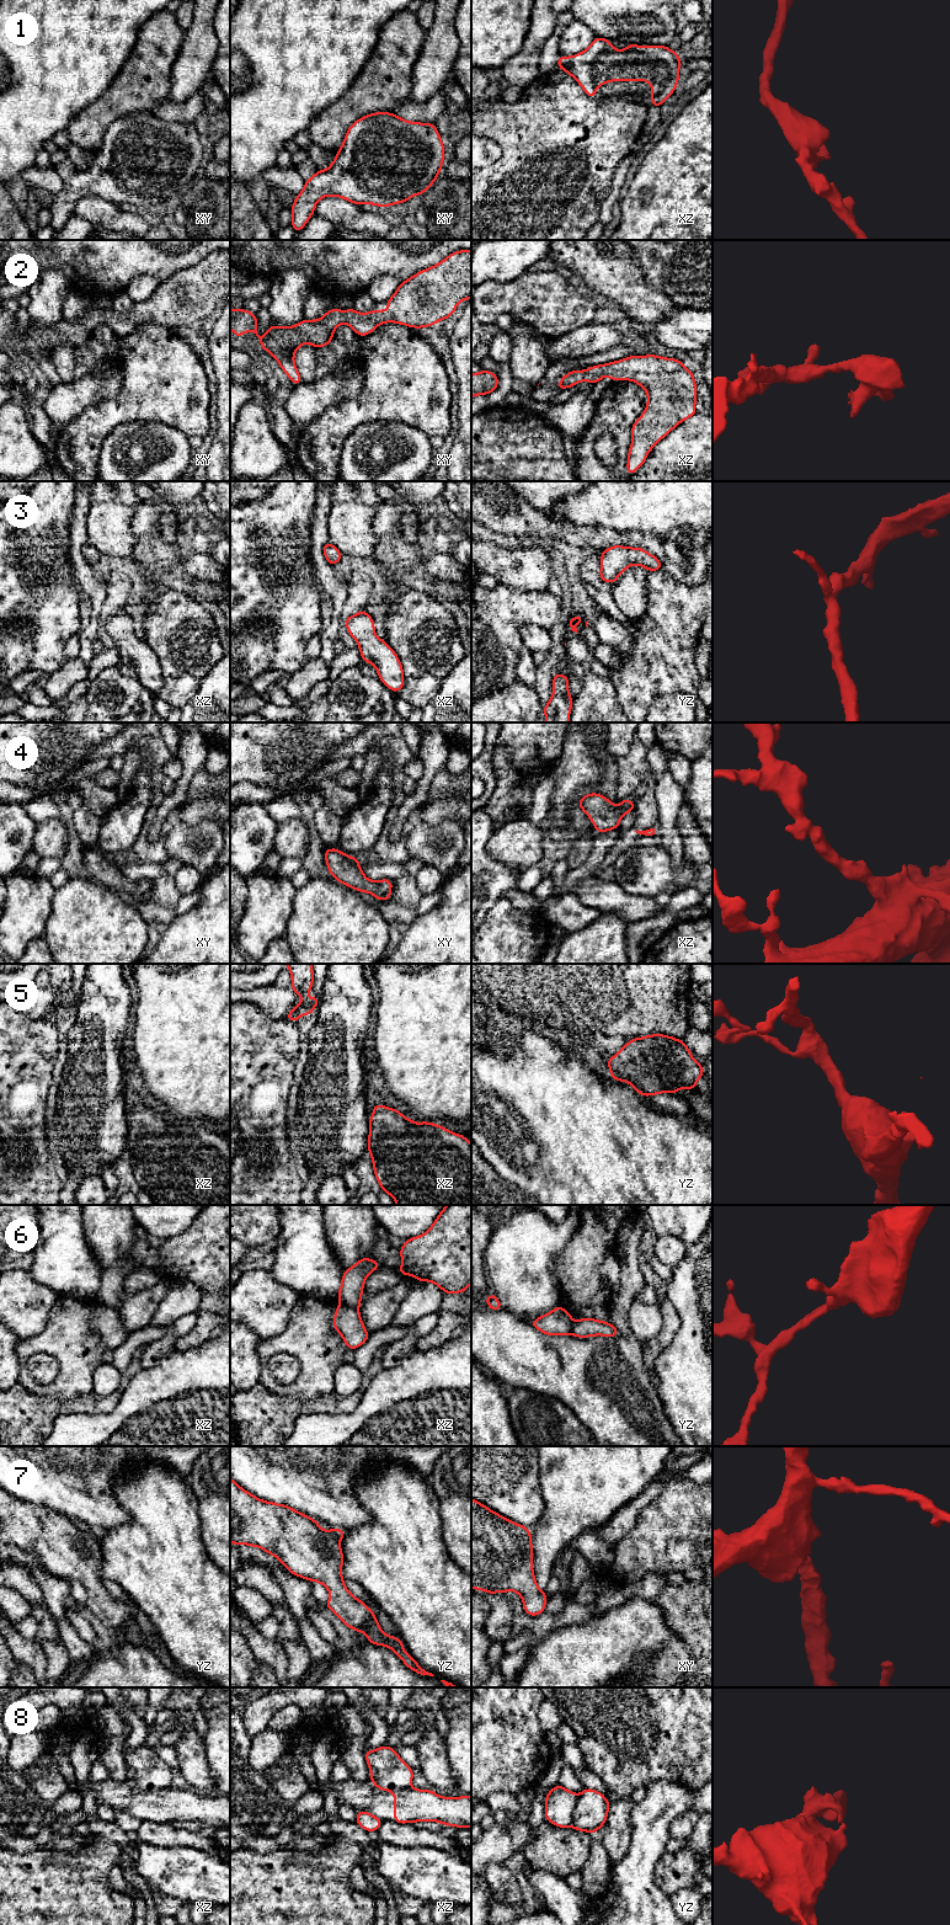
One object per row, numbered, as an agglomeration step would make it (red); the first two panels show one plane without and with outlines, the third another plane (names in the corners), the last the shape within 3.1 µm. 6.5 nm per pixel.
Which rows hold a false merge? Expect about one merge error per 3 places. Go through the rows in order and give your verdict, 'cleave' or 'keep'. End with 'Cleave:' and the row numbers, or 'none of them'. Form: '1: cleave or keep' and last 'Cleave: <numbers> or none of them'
1: keep
2: keep
3: keep
4: keep
5: keep
6: cleave
7: keep
8: cleave
Cleave: 6, 8

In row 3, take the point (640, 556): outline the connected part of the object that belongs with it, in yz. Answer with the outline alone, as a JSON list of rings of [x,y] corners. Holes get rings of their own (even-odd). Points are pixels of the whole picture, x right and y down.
[[[613,545],[602,551],[599,577],[614,583],[630,565],[640,565],[651,571],[662,570],[661,561],[642,548]]]

